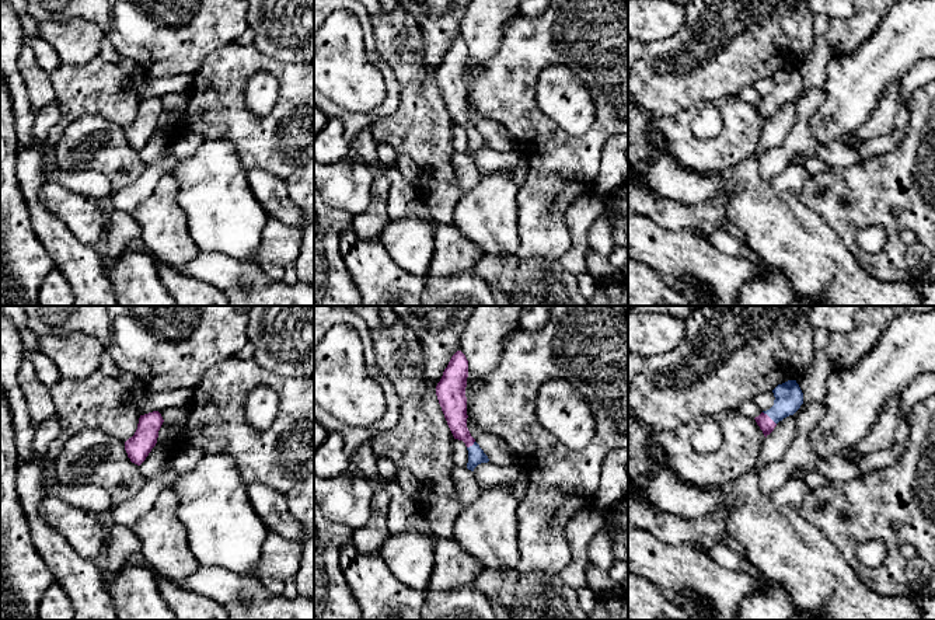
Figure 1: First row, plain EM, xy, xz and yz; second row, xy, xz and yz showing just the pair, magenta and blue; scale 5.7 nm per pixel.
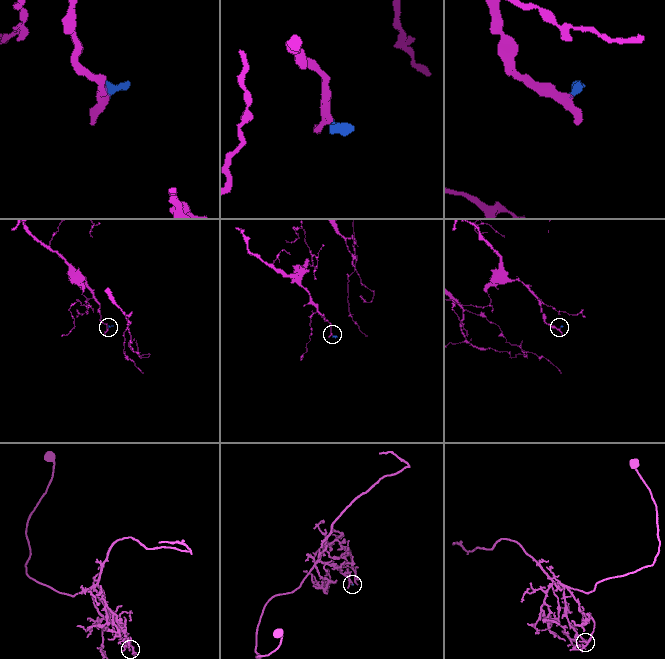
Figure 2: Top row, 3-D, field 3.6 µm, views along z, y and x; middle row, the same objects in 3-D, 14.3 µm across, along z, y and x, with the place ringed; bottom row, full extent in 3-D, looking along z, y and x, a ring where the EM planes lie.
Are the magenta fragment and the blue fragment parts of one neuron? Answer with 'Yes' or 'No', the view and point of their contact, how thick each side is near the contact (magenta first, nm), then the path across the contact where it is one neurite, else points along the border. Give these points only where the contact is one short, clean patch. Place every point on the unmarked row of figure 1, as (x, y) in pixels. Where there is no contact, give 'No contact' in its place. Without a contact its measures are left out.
Yes. Touches magenta at yz (770, 104). Thickness 90 nm (magenta) against 160 nm. Path across: yz (766, 110), (770, 104), (788, 86), (788, 82)

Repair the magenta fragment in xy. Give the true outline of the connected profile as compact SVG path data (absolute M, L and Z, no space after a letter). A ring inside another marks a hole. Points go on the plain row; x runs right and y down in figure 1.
M158 97L140 101L137 115L125 128L125 136L132 149L140 151L157 129L164 105Z

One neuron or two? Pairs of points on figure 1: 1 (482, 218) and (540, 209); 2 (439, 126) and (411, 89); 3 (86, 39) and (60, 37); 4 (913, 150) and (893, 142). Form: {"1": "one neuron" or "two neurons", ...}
{"1": "two neurons", "2": "one neuron", "3": "one neuron", "4": "two neurons"}

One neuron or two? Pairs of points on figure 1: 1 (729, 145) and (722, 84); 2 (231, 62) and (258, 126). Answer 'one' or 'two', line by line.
1: two
2: one

